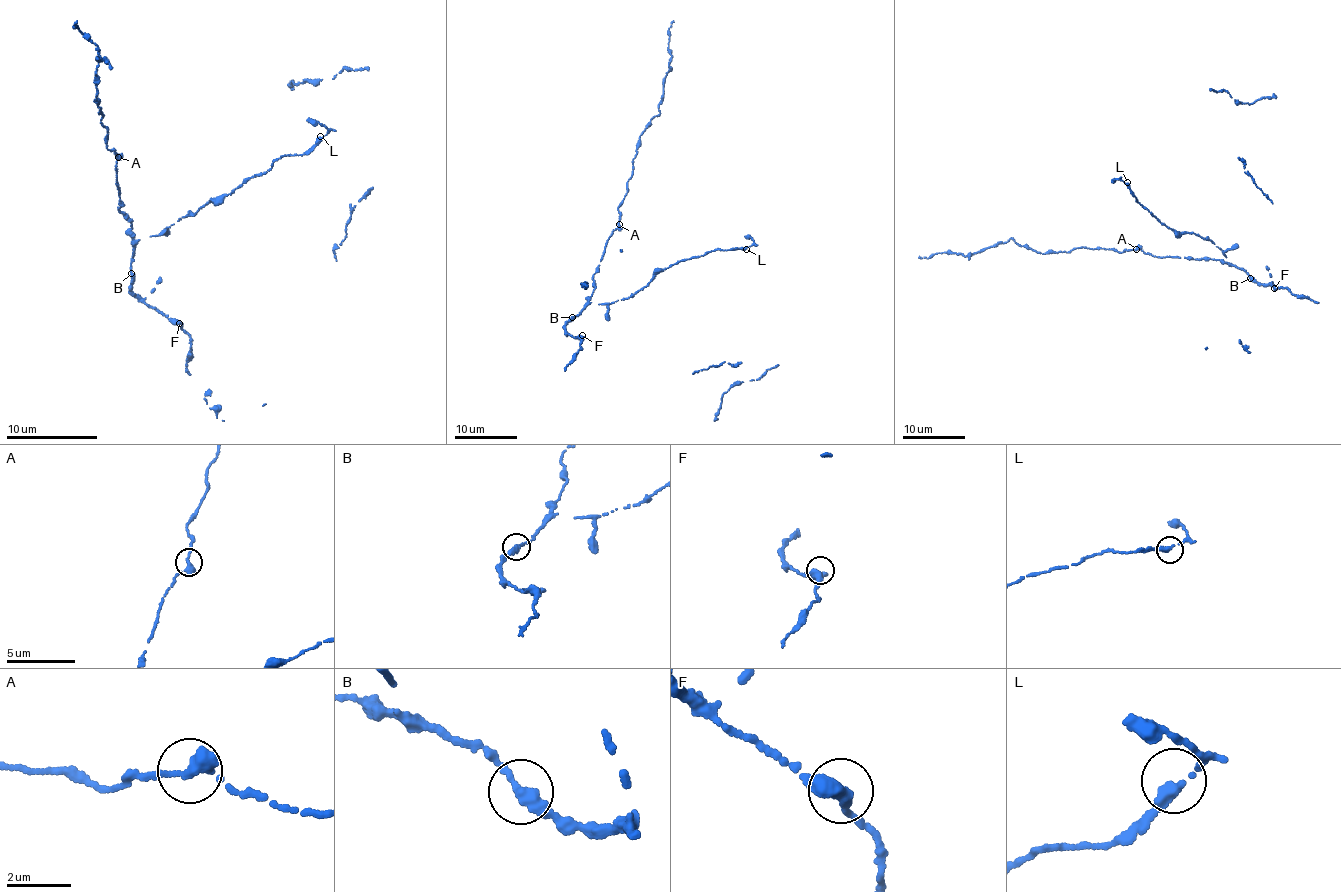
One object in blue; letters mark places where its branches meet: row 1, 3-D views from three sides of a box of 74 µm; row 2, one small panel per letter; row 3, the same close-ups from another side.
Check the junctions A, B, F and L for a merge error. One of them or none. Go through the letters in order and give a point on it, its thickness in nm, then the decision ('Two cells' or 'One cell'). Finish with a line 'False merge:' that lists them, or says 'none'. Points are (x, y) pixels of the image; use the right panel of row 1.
A: Place: (1136, 249). Thickness 320 nm. One cell
B: Place: (1250, 278). Thickness 320 nm. One cell
F: Place: (1274, 288). Thickness 380 nm. One cell
L: Place: (1127, 182). Thickness 300 nm. One cell
False merge: none

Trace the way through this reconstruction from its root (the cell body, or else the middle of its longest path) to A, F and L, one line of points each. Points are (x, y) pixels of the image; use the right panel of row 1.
A: (1245, 272), (1216, 259), (1160, 258), (1136, 248)
F: (1245, 272), (1259, 283), (1269, 283), (1276, 286), (1274, 288)
L: (1245, 272), (1226, 263), (1226, 256), (1209, 239), (1168, 228), (1136, 200), (1127, 182)

